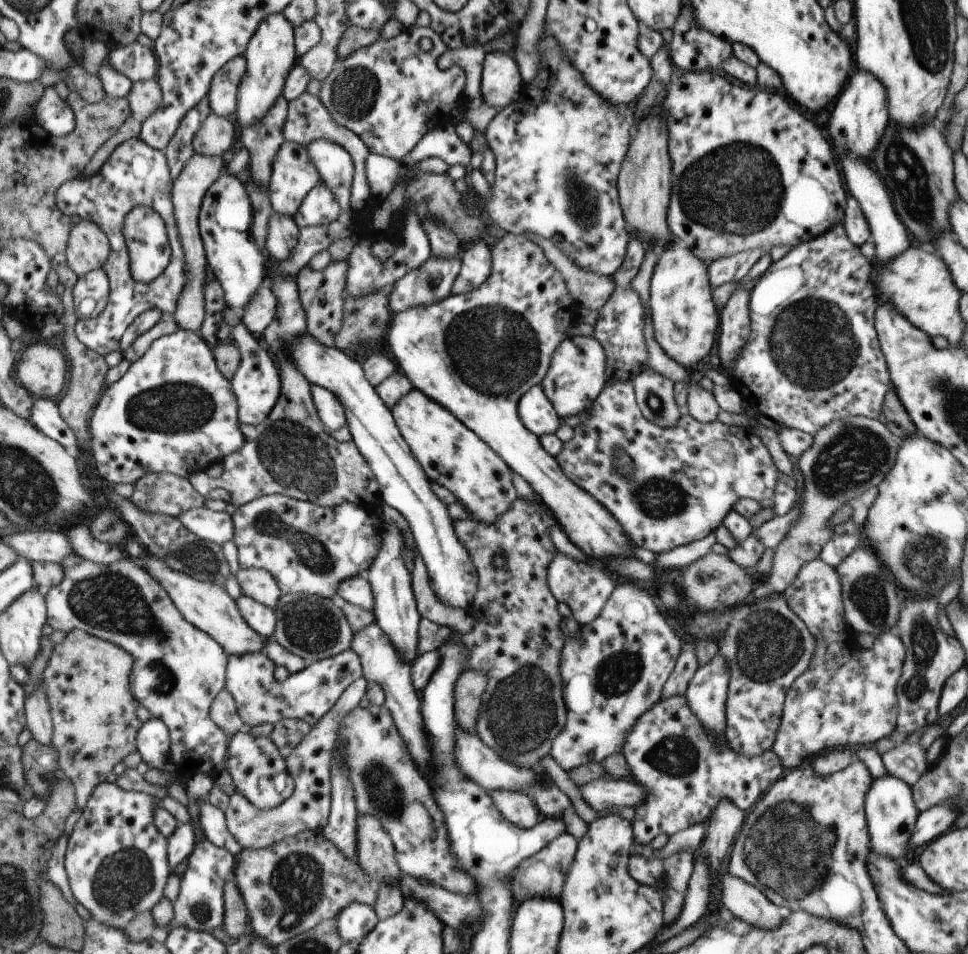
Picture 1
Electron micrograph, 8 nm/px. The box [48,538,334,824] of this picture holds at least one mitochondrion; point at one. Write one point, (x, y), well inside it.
(111, 601)

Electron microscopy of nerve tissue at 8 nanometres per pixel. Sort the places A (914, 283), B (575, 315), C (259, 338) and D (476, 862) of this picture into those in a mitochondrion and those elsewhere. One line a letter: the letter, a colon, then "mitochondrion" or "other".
A: other
B: other
C: other
D: other

